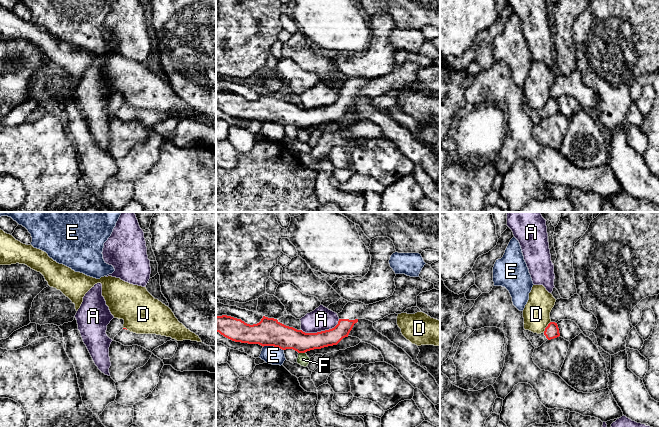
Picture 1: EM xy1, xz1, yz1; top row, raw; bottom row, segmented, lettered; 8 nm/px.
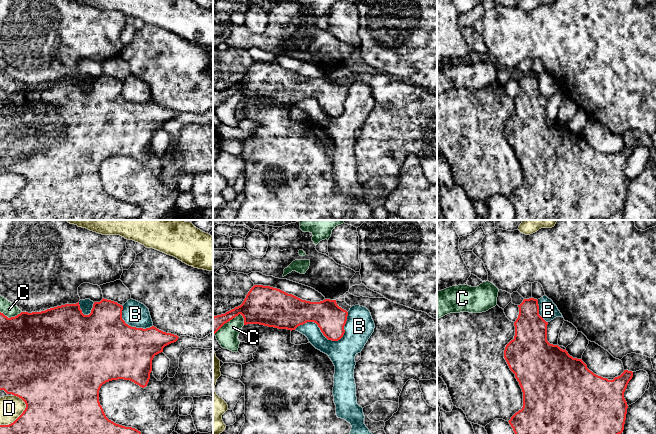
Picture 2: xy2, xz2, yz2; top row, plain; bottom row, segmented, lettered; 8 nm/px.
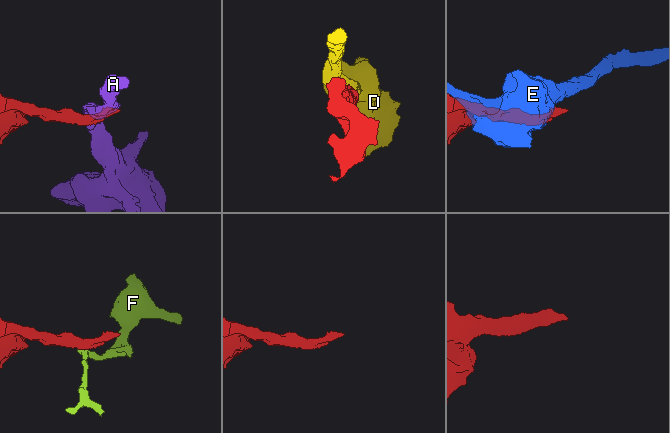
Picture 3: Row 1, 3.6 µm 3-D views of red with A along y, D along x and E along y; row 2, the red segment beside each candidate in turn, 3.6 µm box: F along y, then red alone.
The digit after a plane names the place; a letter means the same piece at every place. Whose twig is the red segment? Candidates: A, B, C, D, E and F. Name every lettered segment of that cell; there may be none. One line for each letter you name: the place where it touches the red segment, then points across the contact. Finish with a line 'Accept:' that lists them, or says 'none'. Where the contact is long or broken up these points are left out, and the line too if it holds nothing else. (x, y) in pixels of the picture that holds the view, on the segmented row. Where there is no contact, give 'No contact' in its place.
Accept: none

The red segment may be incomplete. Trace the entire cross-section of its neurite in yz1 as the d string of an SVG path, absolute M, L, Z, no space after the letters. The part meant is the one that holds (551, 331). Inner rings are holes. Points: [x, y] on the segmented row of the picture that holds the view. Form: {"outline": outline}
{"outline": "M550 322L541 334L533 333L529 330L524 330L524 333L535 348L540 347L547 340L560 336L558 325L555 322Z"}

